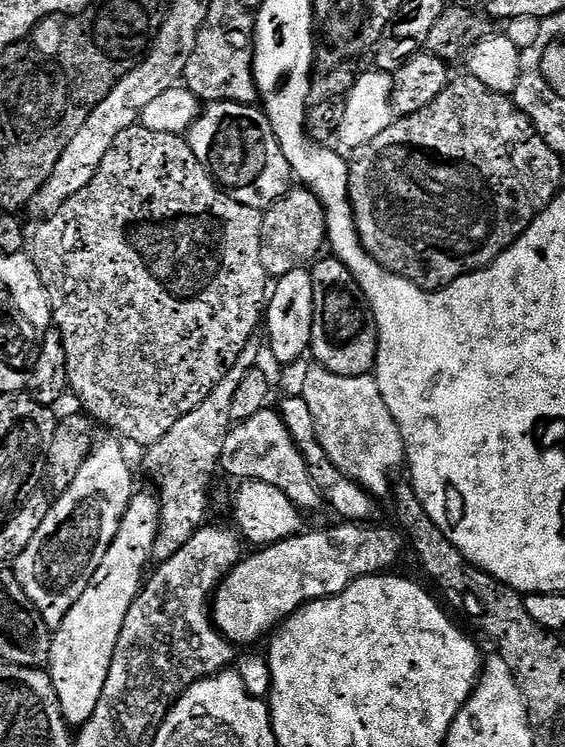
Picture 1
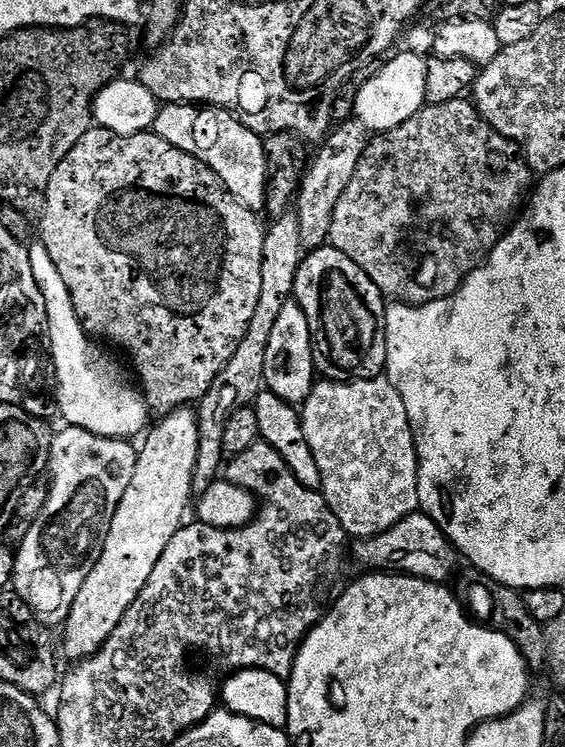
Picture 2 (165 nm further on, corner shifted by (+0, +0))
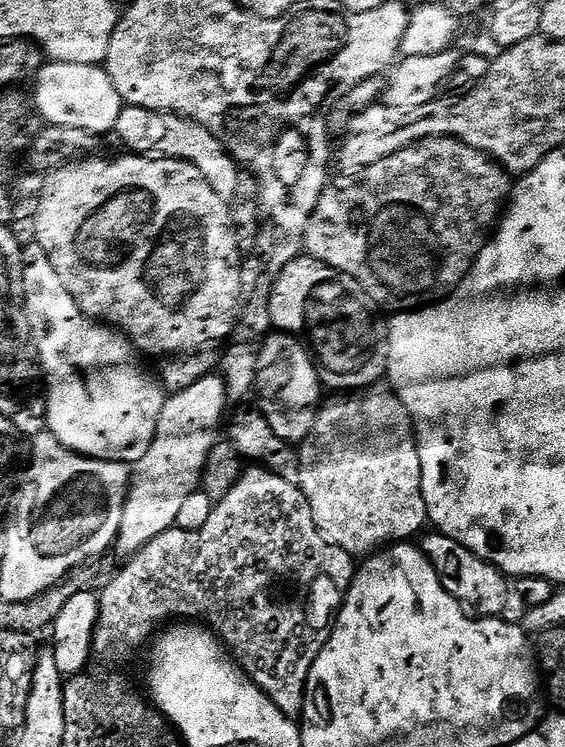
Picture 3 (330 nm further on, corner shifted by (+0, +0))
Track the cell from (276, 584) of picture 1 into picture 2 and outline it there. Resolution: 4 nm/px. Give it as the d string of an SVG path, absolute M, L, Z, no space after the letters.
M420 510L402 518L402 522L398 522L382 534L356 540L351 545L350 556L372 574L417 576L420 580L443 585L447 585L448 579L455 574L456 560L458 561L458 553L444 531Z

